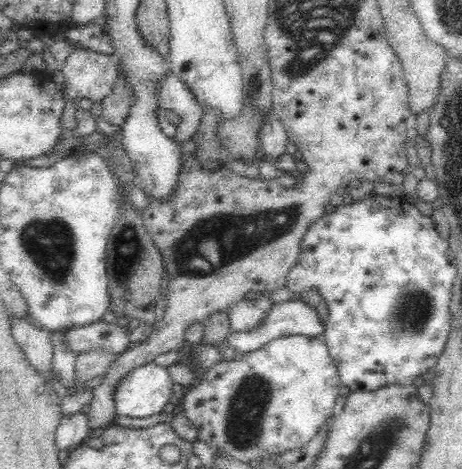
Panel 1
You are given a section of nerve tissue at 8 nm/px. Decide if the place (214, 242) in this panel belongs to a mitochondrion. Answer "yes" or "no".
yes

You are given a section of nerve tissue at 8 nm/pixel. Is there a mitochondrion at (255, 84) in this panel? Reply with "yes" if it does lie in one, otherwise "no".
no

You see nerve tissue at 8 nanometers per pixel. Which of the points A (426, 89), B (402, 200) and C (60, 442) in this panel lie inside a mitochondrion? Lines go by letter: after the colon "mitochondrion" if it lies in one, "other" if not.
A: other
B: other
C: other

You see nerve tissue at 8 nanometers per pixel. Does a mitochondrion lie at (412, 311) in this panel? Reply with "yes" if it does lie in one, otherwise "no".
yes

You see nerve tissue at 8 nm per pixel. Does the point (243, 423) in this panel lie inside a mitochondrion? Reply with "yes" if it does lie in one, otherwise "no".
yes

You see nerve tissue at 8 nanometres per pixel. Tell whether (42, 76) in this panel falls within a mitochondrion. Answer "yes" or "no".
no

